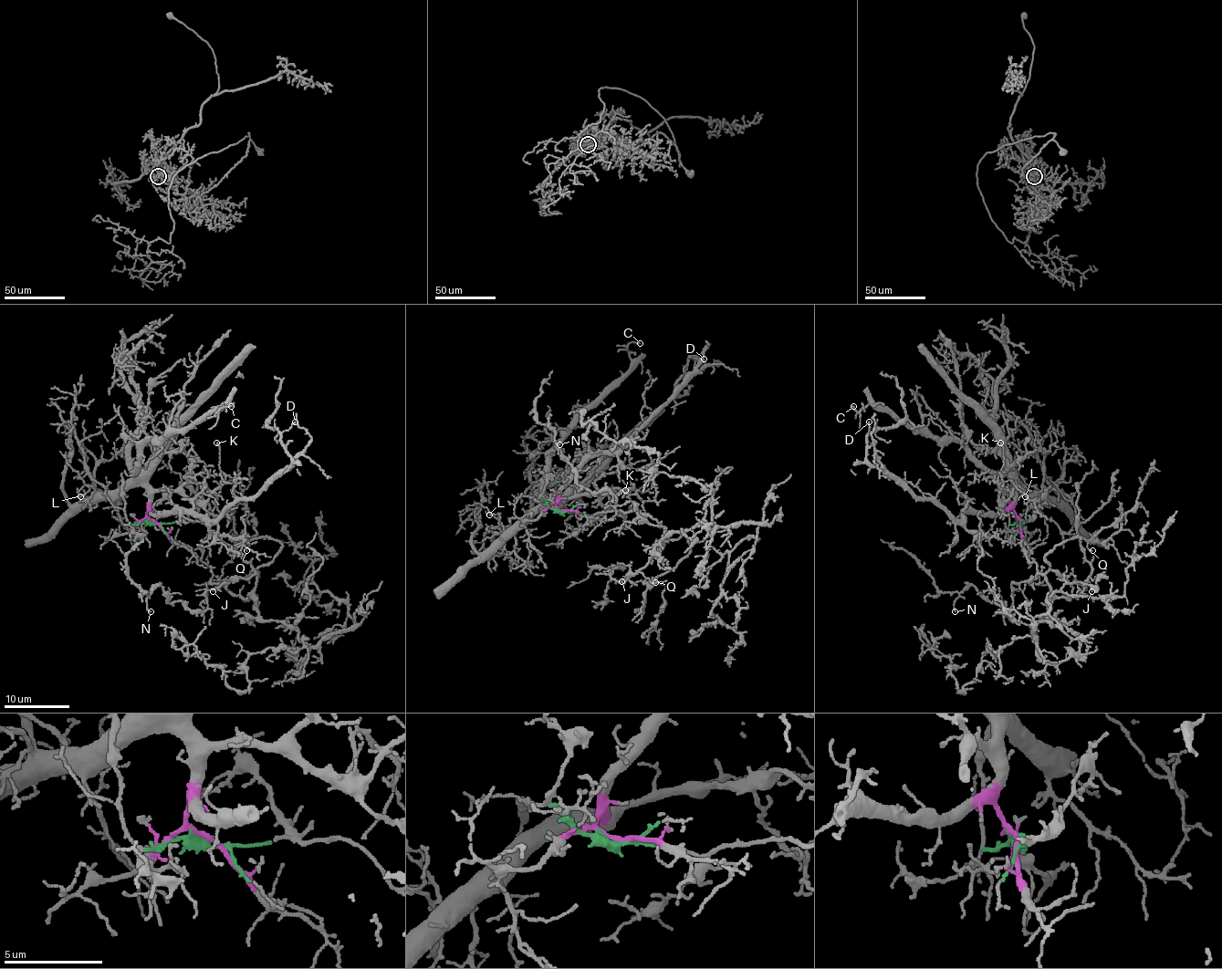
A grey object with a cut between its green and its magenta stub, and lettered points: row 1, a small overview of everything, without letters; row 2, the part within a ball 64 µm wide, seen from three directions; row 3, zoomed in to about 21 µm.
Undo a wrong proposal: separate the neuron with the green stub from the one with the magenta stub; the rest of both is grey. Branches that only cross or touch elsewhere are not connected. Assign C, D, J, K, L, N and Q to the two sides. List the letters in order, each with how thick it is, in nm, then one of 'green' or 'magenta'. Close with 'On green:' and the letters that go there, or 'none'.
C: 110 nm thick; magenta
D: 110 nm thick; magenta
J: 120 nm thick; green
K: 150 nm thick; magenta
L: 110 nm thick; magenta
N: 150 nm thick; green
Q: 120 nm thick; green
On green: J, N, Q

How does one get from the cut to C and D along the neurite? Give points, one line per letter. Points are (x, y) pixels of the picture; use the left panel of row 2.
C: (152, 521), (146, 515), (148, 486), (136, 475), (141, 449), (185, 432), (222, 404), (218, 411), (232, 406)
D: (152, 521), (146, 513), (150, 510), (215, 520), (238, 500), (250, 500), (291, 463), (281, 434), (294, 421)

